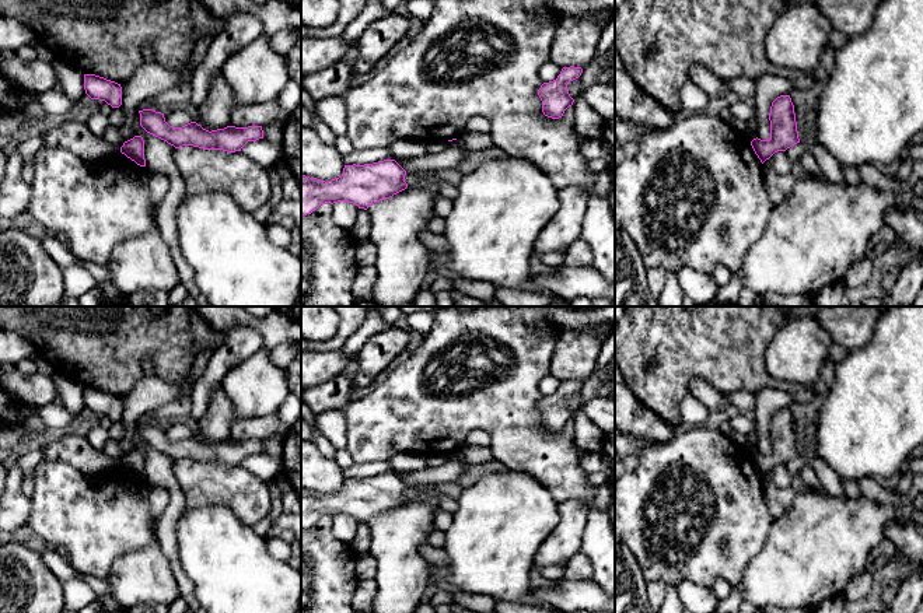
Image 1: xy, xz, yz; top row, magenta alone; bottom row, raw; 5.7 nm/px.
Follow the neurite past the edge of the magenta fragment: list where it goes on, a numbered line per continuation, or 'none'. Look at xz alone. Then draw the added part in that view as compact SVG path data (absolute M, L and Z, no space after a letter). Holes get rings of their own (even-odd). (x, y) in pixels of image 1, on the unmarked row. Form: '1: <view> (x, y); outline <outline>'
none

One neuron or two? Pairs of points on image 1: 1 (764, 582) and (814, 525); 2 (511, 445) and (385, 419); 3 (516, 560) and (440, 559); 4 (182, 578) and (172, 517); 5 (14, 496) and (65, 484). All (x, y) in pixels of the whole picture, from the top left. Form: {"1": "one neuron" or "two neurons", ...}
{"1": "one neuron", "2": "one neuron", "3": "two neurons", "4": "one neuron", "5": "two neurons"}

